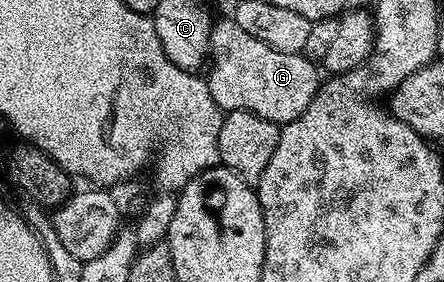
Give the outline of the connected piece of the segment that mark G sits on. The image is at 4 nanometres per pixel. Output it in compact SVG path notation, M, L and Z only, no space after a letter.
M234 18L217 19L213 23L208 50L208 89L214 102L225 114L253 112L283 126L302 115L322 83L321 69L317 61L307 60L301 53L283 53L273 46L268 46L266 42L246 34Z

